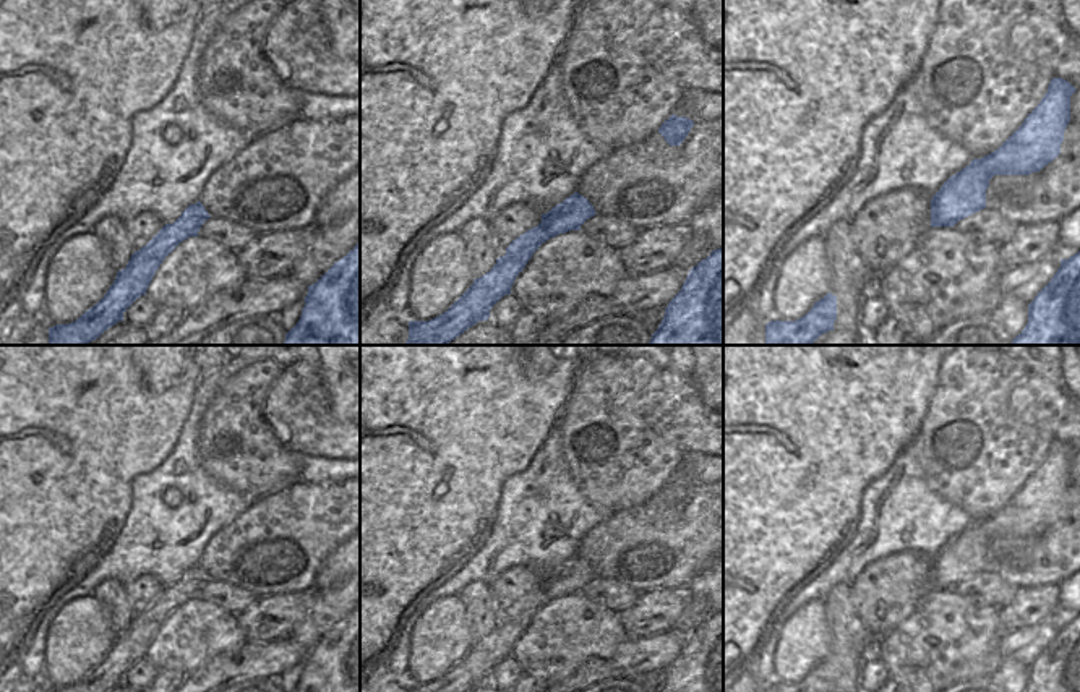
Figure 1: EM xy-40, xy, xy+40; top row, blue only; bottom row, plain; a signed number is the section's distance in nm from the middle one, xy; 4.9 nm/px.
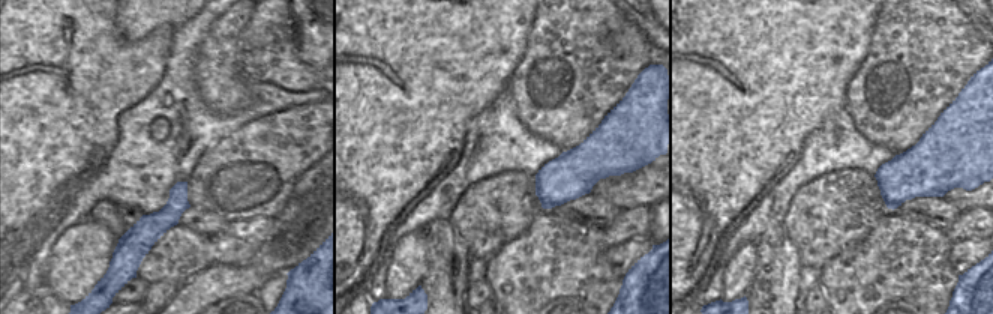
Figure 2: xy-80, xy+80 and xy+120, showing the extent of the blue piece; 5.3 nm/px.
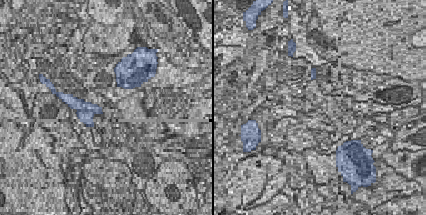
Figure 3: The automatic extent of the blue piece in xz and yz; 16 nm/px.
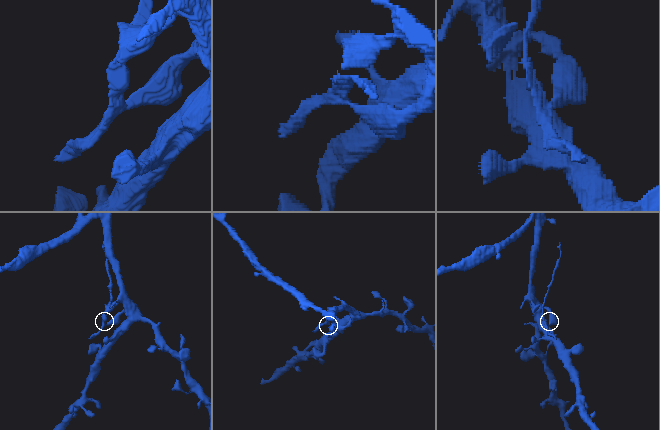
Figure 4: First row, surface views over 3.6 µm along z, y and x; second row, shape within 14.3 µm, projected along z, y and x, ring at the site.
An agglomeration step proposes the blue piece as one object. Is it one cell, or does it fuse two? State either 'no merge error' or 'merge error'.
merge error

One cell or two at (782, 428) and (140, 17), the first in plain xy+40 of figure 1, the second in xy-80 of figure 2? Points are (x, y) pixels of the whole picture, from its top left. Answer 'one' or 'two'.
two

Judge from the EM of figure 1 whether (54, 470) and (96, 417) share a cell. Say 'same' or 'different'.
same

